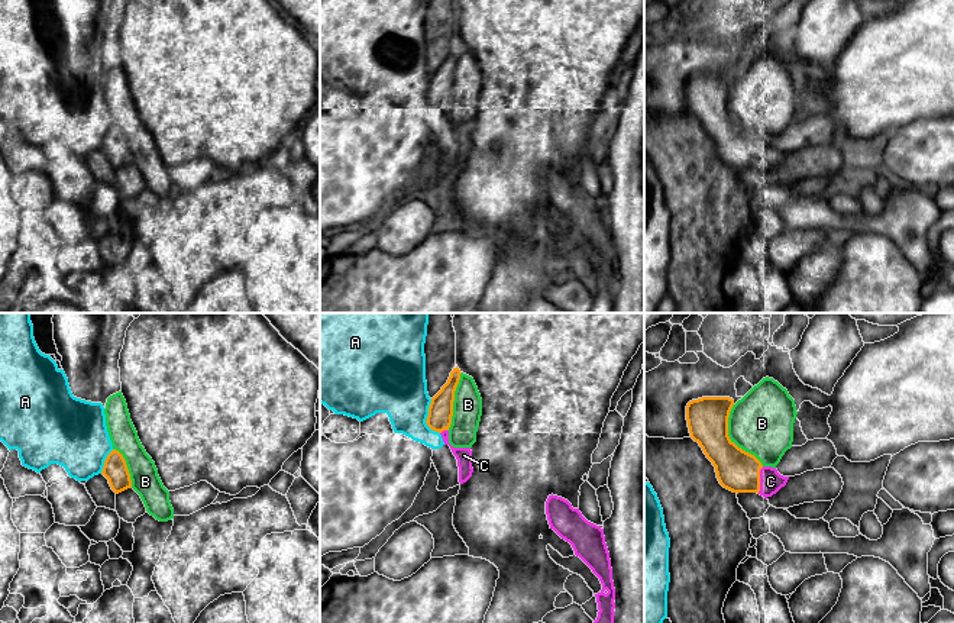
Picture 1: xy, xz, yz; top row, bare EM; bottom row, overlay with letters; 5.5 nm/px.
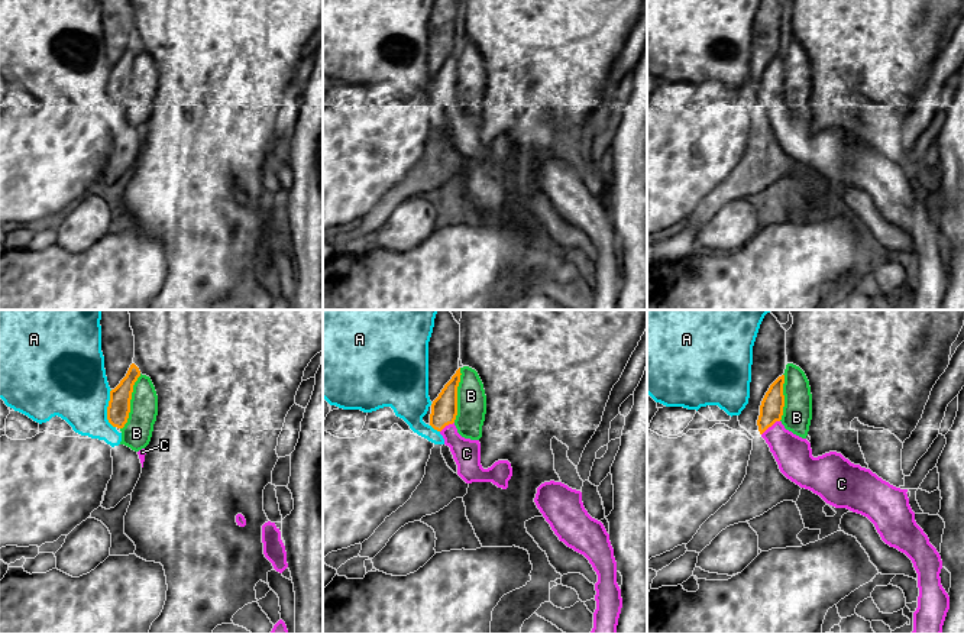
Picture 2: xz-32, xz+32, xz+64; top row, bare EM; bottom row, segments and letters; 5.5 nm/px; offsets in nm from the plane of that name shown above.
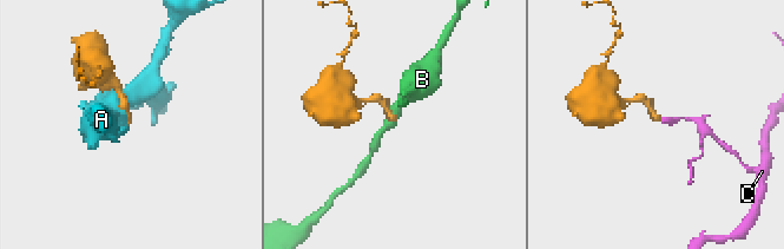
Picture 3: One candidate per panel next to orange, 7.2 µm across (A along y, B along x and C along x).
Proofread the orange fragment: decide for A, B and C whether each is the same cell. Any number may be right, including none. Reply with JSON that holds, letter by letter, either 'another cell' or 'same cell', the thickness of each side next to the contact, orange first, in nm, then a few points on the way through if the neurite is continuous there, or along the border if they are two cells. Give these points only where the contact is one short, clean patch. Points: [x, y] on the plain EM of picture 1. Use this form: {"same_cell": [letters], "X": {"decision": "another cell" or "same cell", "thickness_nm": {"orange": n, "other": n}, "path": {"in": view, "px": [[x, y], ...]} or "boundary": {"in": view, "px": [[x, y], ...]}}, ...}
{"same_cell": ["C"], "A": {"decision": "another cell", "thickness_nm": {"orange": 140, "other": 320}}, "B": {"decision": "another cell", "thickness_nm": {"orange": 240, "other": 360}}, "C": {"decision": "same cell", "thickness_nm": {"orange": 240, "other": 130}}}

